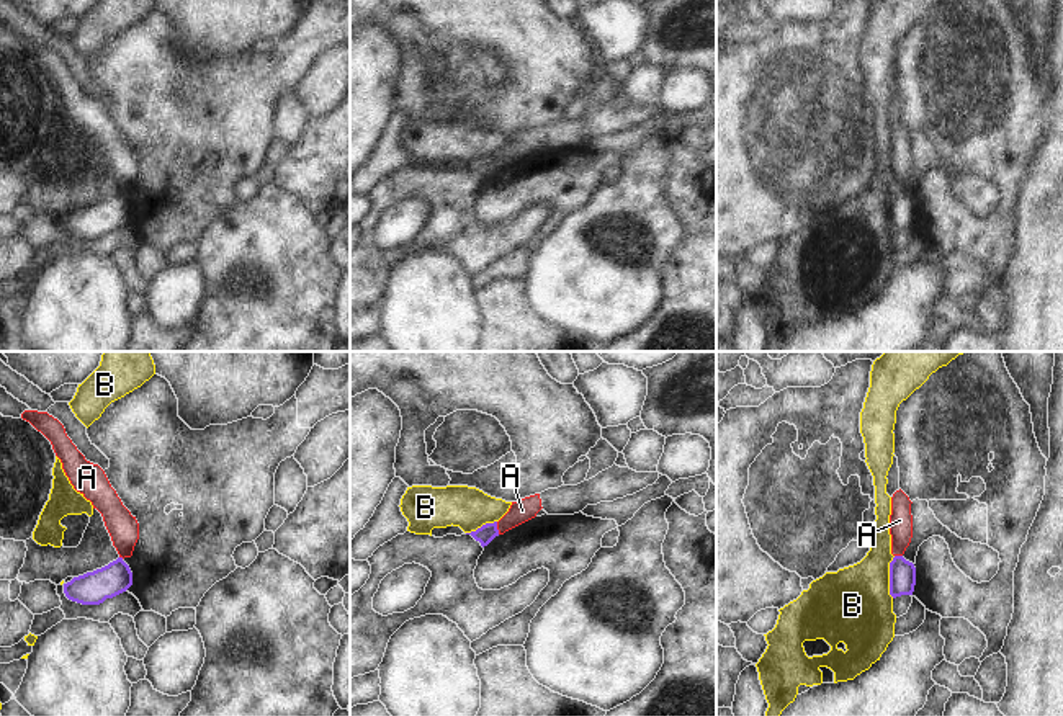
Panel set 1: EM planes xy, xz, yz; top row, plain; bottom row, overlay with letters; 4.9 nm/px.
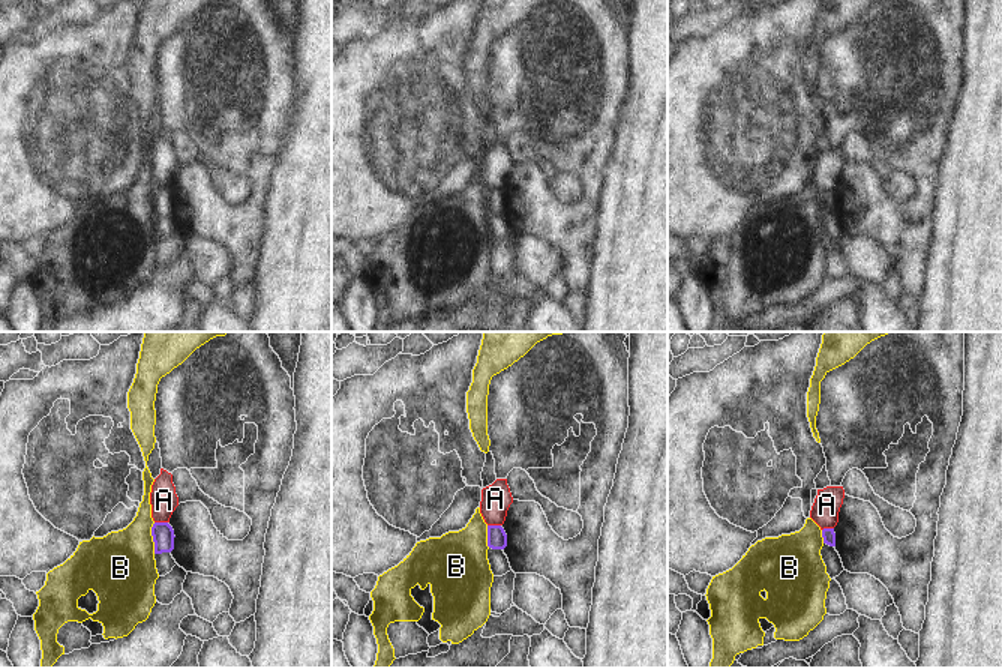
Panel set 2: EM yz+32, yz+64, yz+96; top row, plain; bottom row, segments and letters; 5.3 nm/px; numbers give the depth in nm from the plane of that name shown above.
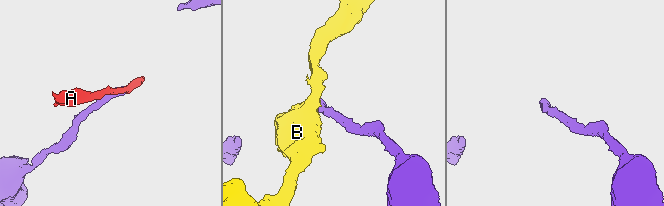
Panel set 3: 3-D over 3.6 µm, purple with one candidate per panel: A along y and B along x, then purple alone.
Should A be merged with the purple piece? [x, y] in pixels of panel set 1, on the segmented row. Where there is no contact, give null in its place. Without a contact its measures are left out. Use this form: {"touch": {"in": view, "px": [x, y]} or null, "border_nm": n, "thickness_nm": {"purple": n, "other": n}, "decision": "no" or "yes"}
{"touch": {"in": "xz", "px": [496, 528]}, "border_nm": 70, "thickness_nm": {"purple": 90, "other": 120}, "decision": "no"}

